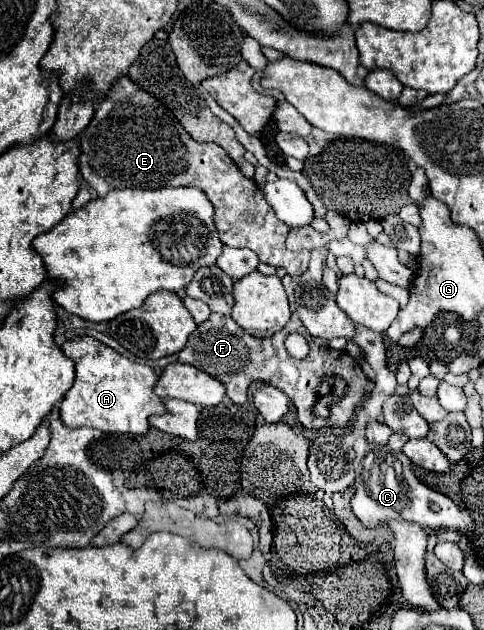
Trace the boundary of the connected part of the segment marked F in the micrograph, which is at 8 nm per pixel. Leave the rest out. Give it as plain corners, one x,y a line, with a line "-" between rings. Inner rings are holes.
212,313
188,337
186,347
178,353
178,361
194,365
194,367
210,373
218,381
222,381
226,385
226,389
228,389
228,397
236,405
243,405
247,401
248,387
250,387
250,383
254,379
262,379
262,381
282,389
292,399
292,403
296,405
298,421
306,429
346,427
354,419
356,407
360,405
364,395
372,391
372,383
368,381
368,377
360,369
360,365
344,351
336,351
336,349
330,349
330,347
316,347
316,343
308,335
308,331
304,329
304,325
302,325
302,321
300,321
300,317
296,313
292,313
290,323
282,331
278,331
274,337
266,337
266,339
252,337
242,327
238,327
238,323
232,317
-
290,333
300,333
300,335
304,335
308,339
310,353
304,359
294,359
294,357
288,355
288,351
284,347
284,339
-
254,369
256,369
256,377
254,377
-
340,373
344,373
346,395
336,405
330,407
330,417
318,419
314,415
314,411
312,411
314,403
318,401
318,387
324,381
324,377
340,377

